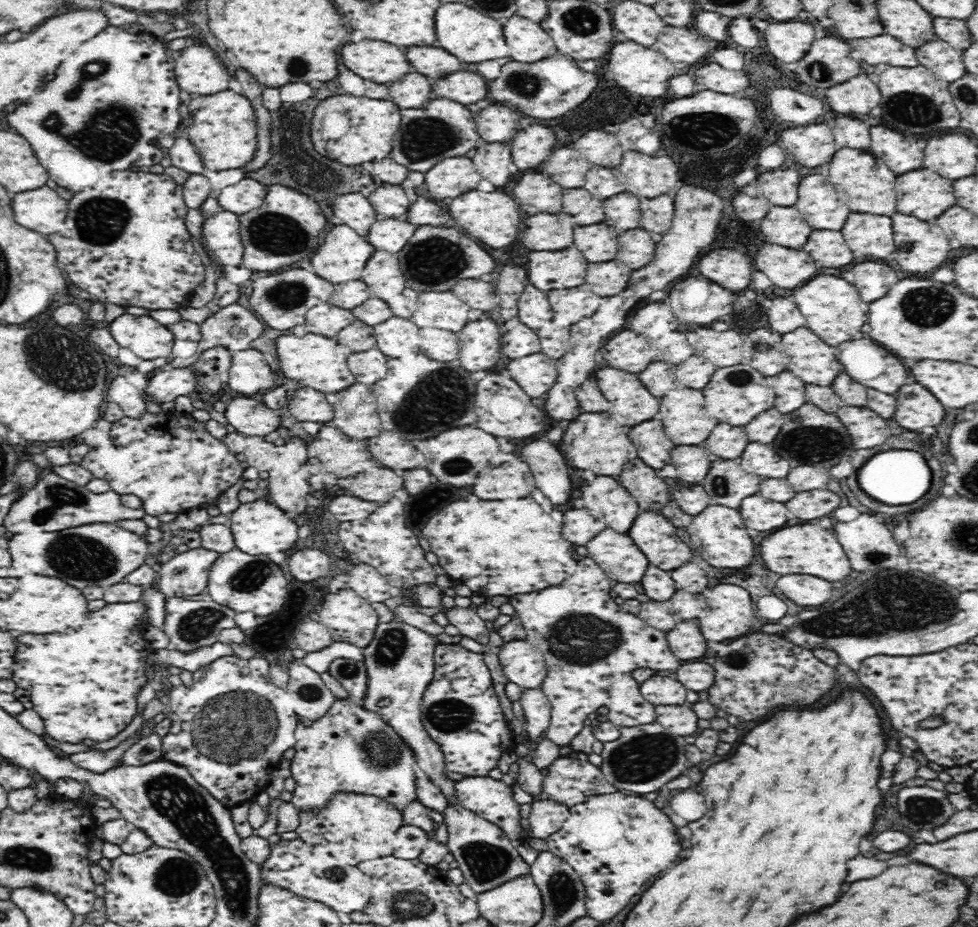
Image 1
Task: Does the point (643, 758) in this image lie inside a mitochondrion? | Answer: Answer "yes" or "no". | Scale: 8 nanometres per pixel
yes

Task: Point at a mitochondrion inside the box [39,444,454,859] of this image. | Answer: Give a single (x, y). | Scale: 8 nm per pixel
(238, 727)

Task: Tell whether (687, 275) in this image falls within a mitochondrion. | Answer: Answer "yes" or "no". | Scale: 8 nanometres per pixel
no

